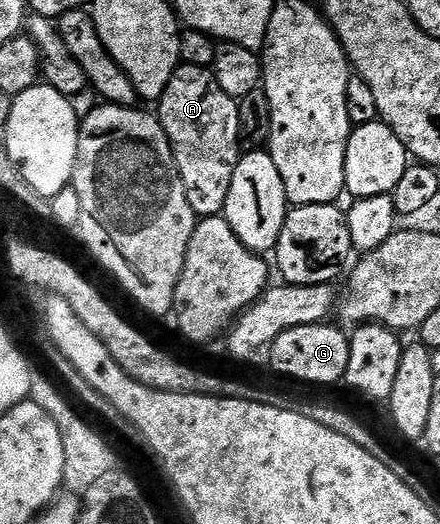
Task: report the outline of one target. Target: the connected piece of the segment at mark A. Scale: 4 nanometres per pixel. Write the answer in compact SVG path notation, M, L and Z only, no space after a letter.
M182 64L173 73L159 102L159 120L163 131L173 146L173 158L183 179L183 191L187 191L187 203L197 212L198 218L220 217L227 203L227 191L231 191L231 179L238 161L243 156L239 143L239 111L237 101L213 78L212 72L203 67Z

